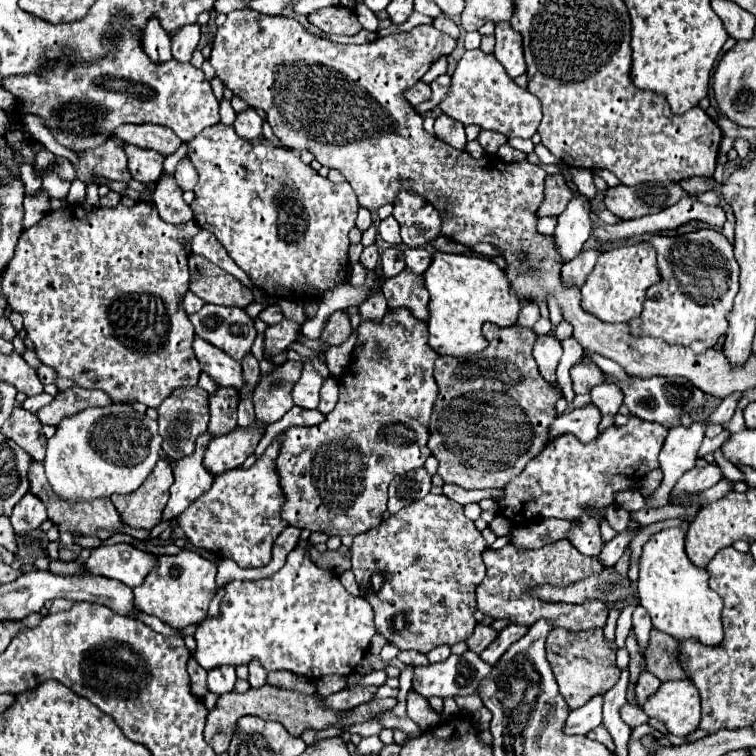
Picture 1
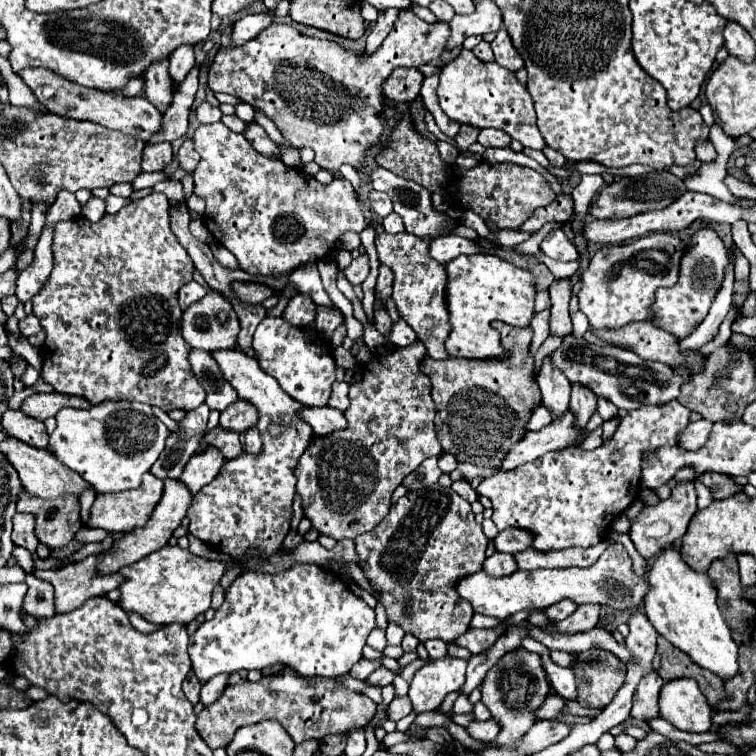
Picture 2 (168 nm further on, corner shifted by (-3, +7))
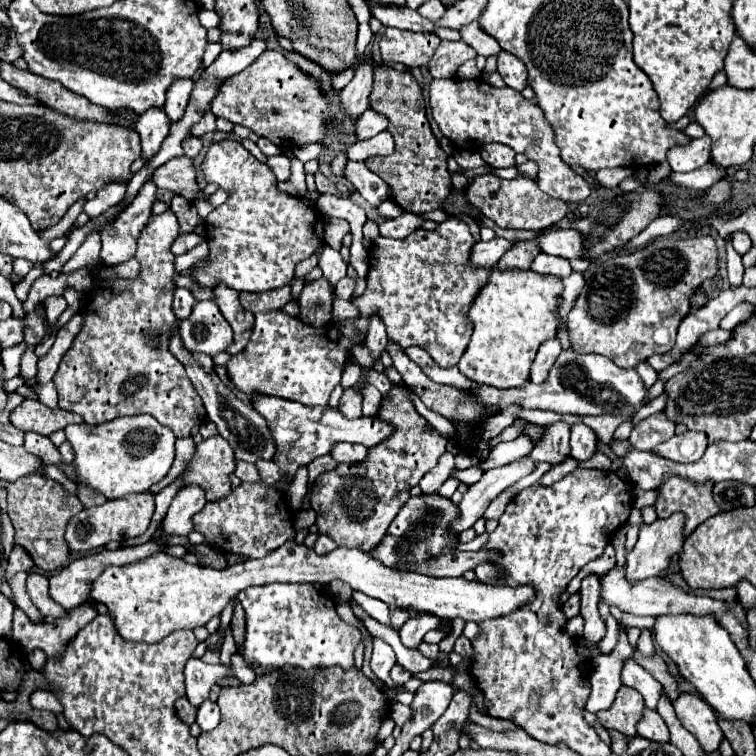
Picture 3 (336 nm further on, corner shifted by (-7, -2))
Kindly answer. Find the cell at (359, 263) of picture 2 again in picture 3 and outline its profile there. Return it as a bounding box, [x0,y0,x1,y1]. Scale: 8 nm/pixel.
[336,276,356,300]

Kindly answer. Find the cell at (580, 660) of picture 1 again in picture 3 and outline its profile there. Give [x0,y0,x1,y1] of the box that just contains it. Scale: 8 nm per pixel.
[596,686,644,736]

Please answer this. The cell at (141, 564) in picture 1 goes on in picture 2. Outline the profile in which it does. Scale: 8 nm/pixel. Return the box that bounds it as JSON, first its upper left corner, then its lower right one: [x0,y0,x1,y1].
[36,555,120,613]

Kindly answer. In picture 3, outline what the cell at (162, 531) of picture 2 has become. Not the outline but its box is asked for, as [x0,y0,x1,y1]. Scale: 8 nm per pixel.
[50,524,166,610]

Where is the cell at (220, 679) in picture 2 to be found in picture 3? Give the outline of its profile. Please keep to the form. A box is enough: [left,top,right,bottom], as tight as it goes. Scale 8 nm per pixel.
[196,700,220,732]

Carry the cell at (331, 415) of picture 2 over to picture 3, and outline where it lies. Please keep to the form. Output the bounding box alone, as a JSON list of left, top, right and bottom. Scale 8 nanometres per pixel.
[330,442,366,462]

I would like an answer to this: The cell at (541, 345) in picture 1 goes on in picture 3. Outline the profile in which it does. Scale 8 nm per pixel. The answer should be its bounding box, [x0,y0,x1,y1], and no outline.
[530,420,570,464]

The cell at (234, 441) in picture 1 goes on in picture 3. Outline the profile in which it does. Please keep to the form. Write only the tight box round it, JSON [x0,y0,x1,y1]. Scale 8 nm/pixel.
[162,486,208,536]

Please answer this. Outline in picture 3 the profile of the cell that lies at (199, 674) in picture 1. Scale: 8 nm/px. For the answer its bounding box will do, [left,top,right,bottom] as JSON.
[176,698,196,724]

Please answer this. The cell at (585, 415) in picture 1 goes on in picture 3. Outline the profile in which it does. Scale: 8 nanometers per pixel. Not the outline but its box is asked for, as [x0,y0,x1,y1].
[452,456,536,532]

